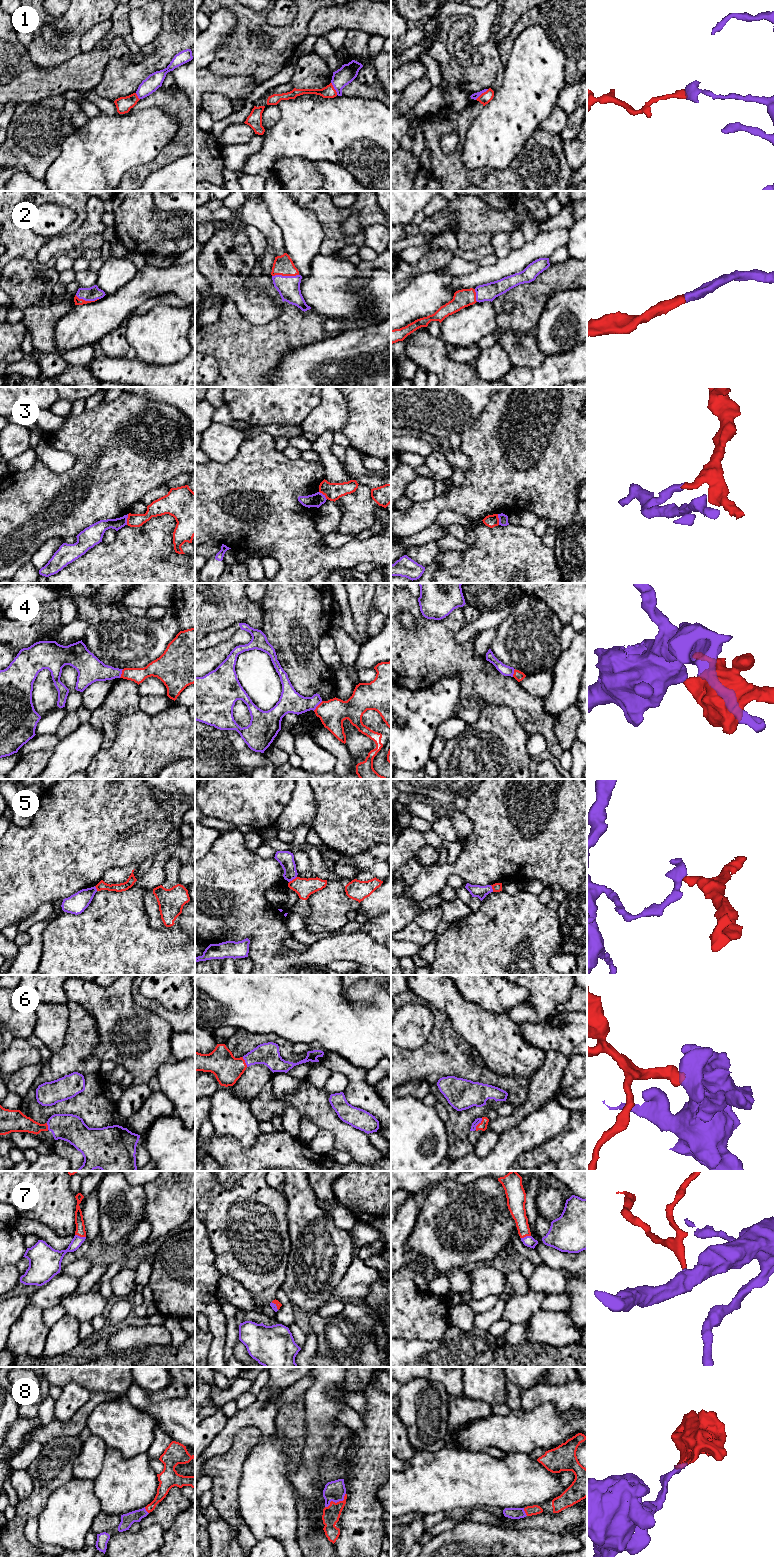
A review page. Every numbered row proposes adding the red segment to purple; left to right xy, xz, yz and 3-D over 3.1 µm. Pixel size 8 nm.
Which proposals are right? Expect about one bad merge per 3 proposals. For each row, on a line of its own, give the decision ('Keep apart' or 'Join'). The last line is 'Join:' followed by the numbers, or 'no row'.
1: Keep apart
2: Join
3: Keep apart
4: Keep apart
5: Keep apart
6: Join
7: Join
8: Join
Join: 2, 6, 7, 8

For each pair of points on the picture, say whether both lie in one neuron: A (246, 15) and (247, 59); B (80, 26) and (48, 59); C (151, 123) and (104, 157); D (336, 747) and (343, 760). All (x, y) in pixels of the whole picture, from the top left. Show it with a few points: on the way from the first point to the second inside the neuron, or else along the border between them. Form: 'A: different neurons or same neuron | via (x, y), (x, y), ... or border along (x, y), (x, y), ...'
A: same neuron | via (246, 26), (245, 48)
B: same neuron | via (76, 36), (58, 55)
C: same neuron | via (139, 135), (132, 140), (119, 142), (116, 145)
D: same neuron | via (339, 750), (343, 757)

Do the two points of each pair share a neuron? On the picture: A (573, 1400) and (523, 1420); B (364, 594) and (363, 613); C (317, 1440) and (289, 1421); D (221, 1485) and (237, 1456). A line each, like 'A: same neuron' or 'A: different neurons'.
A: different neurons
B: same neuron
C: different neurons
D: same neuron

